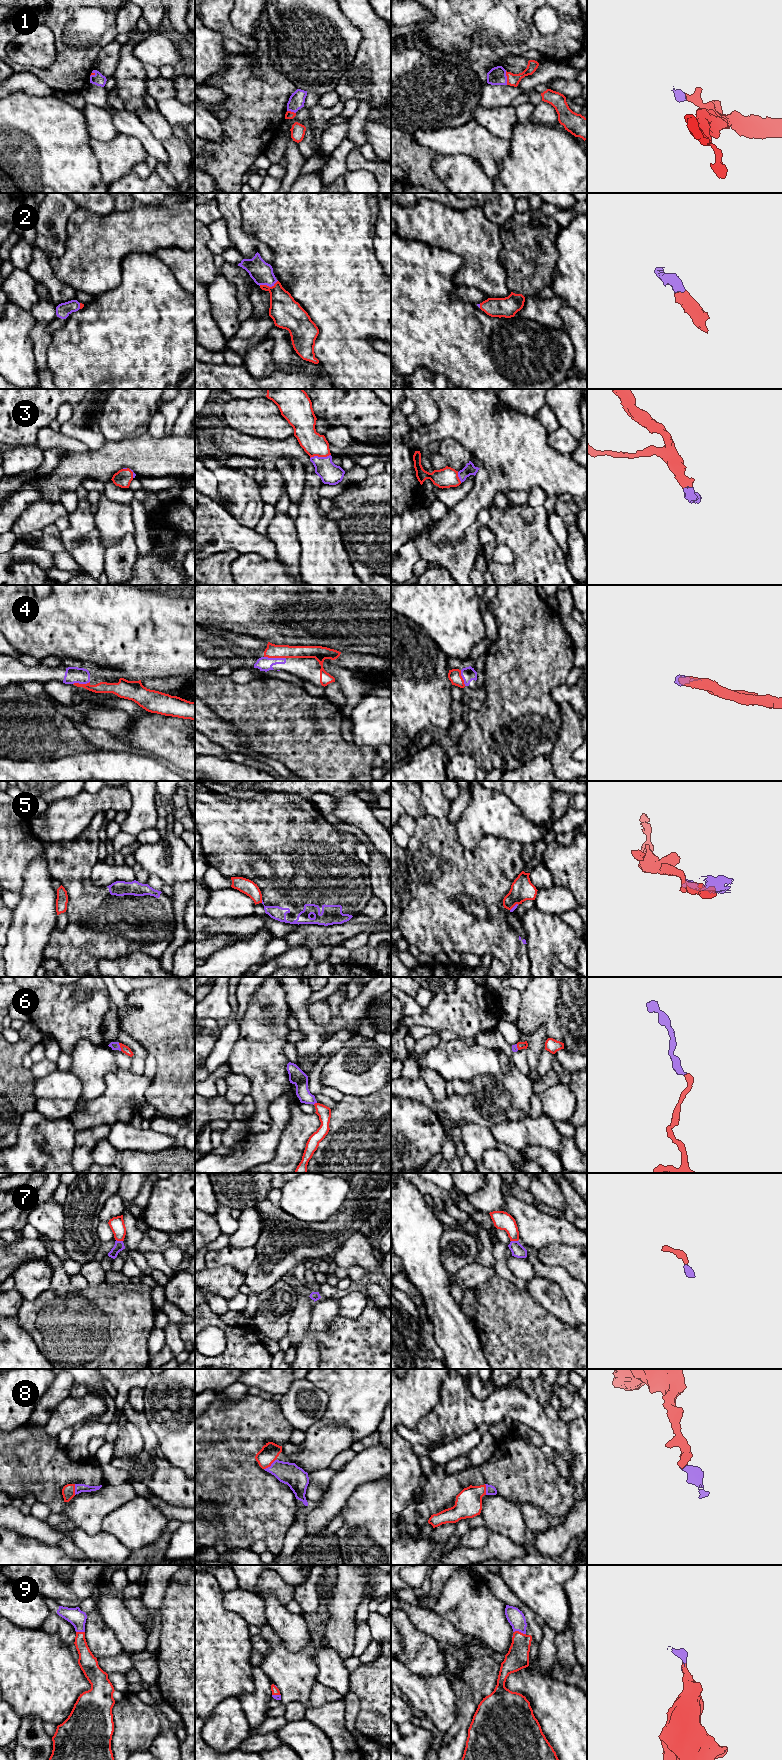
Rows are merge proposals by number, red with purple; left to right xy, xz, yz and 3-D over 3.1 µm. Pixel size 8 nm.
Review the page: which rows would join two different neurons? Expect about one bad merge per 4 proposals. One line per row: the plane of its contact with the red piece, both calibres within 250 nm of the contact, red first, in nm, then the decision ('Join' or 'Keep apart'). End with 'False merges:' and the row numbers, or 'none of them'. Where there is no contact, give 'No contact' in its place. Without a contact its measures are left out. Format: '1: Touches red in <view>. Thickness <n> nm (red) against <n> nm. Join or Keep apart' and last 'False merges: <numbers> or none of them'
1: Touches red in yz. Thickness 100 nm (red) against 140 nm. Join
2: Touches red in xz. Thickness 240 nm (red) against 180 nm. Join
3: Touches red in xz. Thickness 190 nm (red) against 170 nm. Join
4: Touches red in xz. Thickness 110 nm (red) against 110 nm. Join
5: Touches red in xz. Thickness 120 nm (red) against 110 nm. Keep apart
6: Touches red in xy. Thickness 70 nm (red) against 60 nm. Join
7: Touches red in xy. Thickness 120 nm (red) against 80 nm. Join
8: Touches red in xz. Thickness 150 nm (red) against 180 nm. Join
9: Touches red in yz. Thickness 190 nm (red) against 140 nm. Join
False merges: 5

